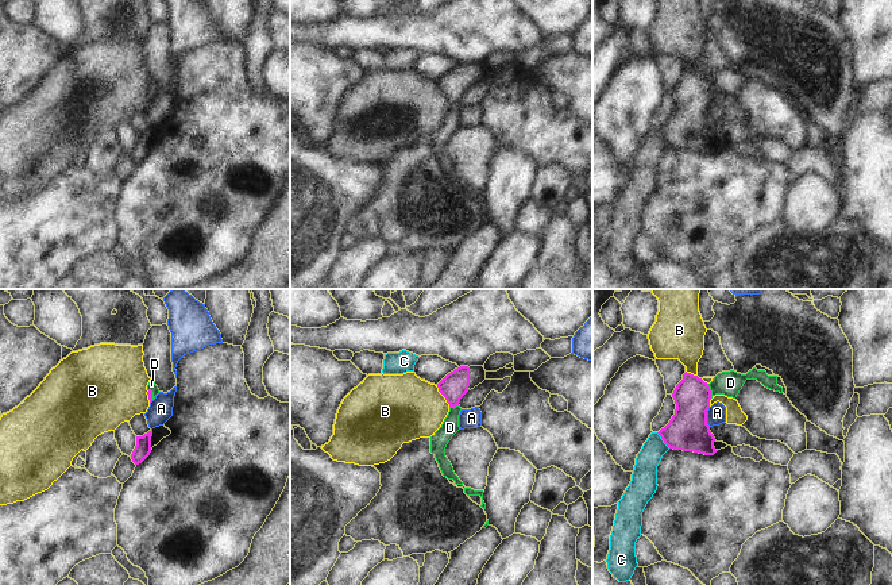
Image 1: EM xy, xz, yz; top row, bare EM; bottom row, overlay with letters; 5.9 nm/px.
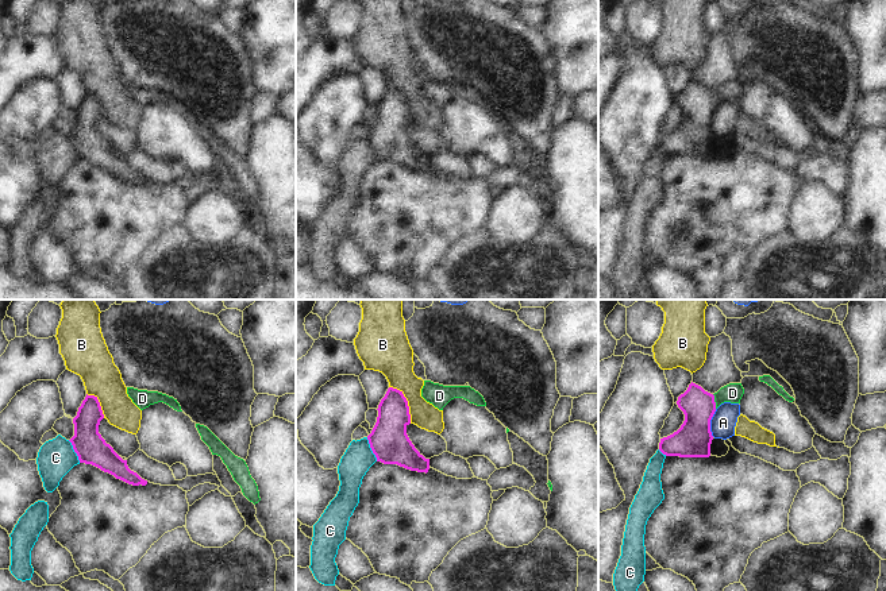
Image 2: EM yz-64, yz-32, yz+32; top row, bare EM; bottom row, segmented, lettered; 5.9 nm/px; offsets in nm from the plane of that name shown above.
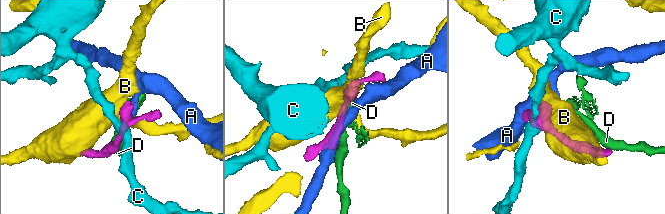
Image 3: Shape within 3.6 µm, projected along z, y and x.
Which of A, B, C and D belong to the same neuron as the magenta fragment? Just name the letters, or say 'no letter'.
D

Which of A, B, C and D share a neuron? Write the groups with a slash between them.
A / B / C / D

